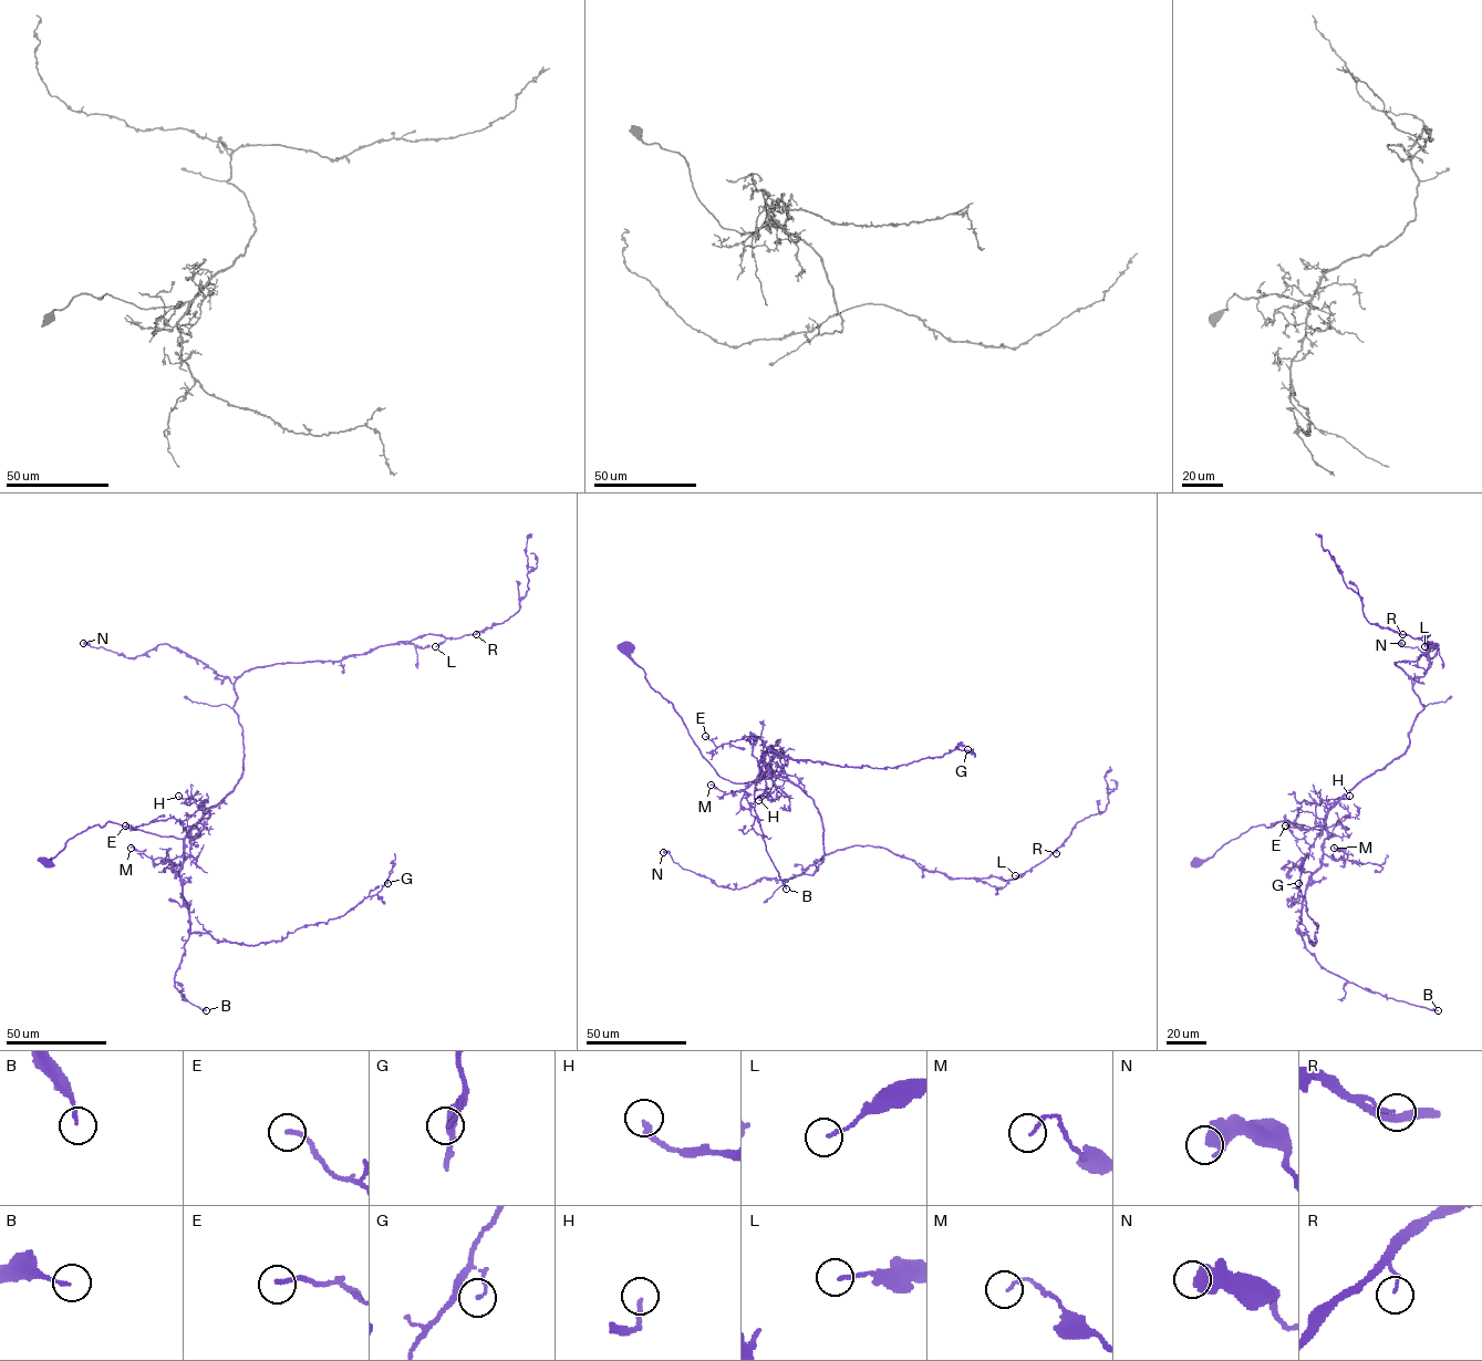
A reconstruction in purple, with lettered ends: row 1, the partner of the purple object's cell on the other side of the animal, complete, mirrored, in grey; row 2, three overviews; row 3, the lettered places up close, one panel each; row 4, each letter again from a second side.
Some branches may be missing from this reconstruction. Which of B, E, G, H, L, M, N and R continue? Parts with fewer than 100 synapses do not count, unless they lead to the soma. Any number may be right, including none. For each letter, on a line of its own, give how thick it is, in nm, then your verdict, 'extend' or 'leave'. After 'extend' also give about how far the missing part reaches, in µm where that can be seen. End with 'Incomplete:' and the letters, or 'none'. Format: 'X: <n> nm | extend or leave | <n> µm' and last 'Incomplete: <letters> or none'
B: 130 nm | leave
E: 180 nm | leave
G: 110 nm | leave
H: 180 nm | leave
L: 120 nm | leave
M: 100 nm | leave
N: 650 nm | leave
R: 110 nm | leave
Incomplete: none

